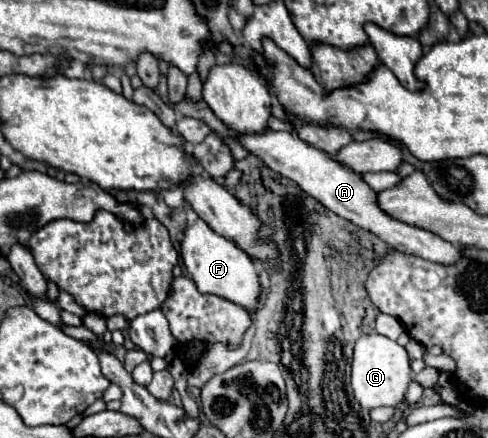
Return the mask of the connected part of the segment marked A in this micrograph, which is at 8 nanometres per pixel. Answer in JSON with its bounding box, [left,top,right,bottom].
[172,98,460,264]

